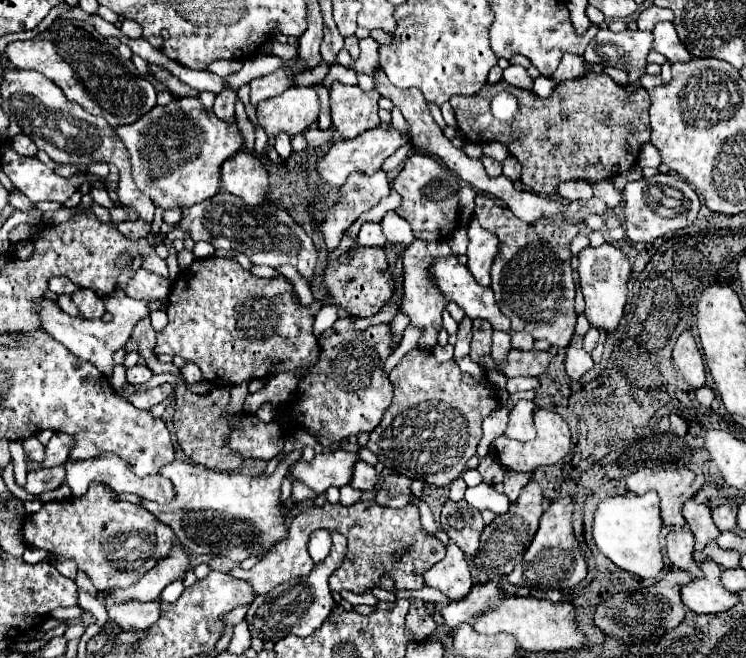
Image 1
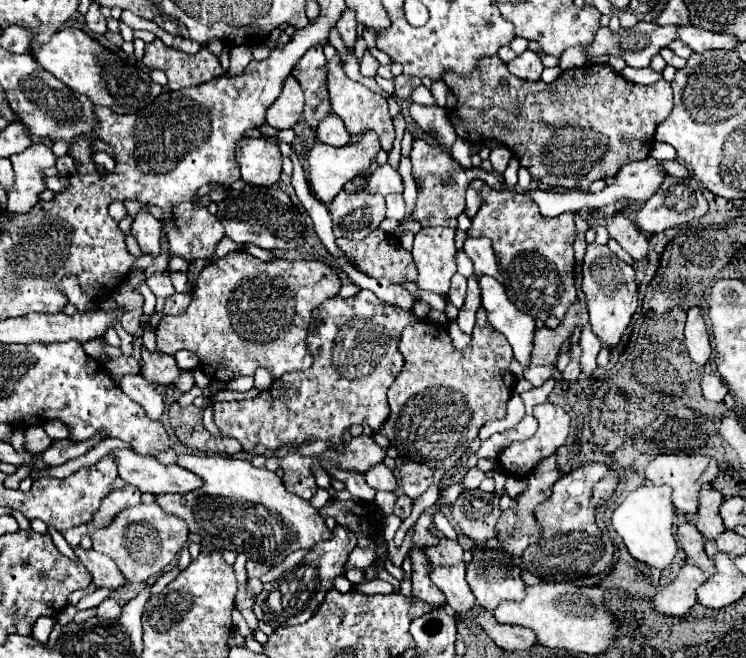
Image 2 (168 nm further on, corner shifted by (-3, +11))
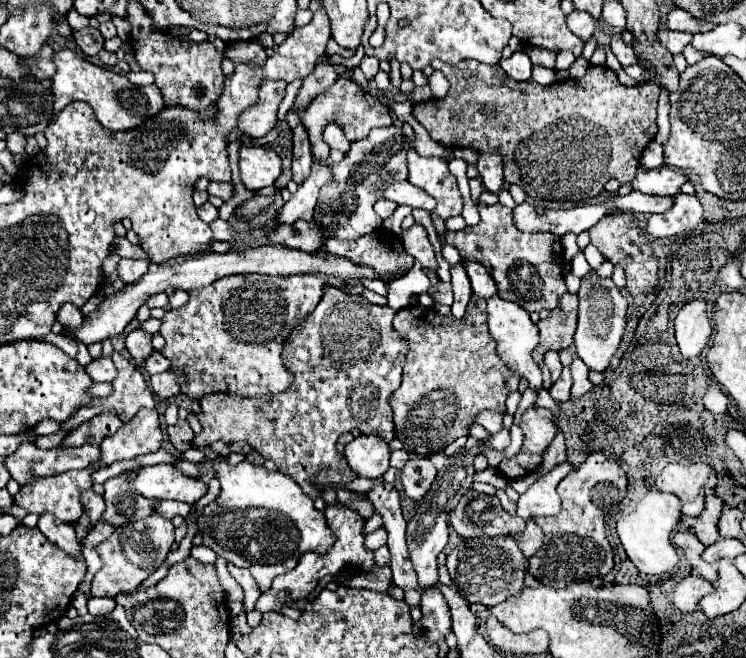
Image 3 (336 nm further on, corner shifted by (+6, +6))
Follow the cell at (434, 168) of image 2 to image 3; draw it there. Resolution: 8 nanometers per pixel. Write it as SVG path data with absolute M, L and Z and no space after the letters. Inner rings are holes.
M409 149L407 163L409 183L435 197L437 207L431 211L433 215L439 215L443 221L453 215L461 215L463 199L457 187L457 179L447 167L447 161L441 157L421 157L415 149Z

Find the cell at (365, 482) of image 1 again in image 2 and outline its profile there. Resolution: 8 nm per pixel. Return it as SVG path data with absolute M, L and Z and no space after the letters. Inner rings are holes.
M376 464L376 468L370 468L364 476L366 476L368 486L372 486L374 490L396 492L396 488L398 488L396 478L394 478L394 474L392 474L392 470L390 470L390 468L386 468L384 464Z

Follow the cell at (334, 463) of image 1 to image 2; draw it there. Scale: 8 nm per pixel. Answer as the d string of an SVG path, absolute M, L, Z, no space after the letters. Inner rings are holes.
M360 434L358 438L352 438L350 444L344 446L344 454L336 454L330 448L322 456L324 460L334 460L340 468L344 470L354 470L354 472L366 472L374 464L382 462L386 458L386 450L374 442L372 436Z

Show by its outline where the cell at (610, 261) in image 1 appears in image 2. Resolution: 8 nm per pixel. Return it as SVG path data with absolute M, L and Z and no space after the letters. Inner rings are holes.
M592 242L586 248L582 272L584 272L582 292L586 294L586 306L588 306L588 314L590 314L592 332L600 338L604 348L614 348L614 346L618 346L618 342L638 306L638 294L636 294L638 284L636 284L634 268L624 264L608 246L600 246L600 244Z

